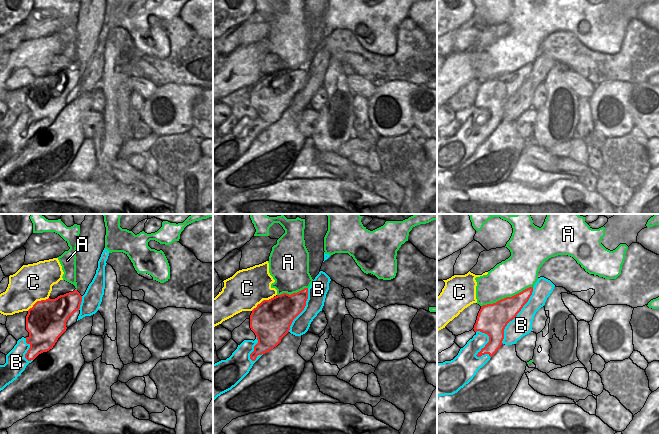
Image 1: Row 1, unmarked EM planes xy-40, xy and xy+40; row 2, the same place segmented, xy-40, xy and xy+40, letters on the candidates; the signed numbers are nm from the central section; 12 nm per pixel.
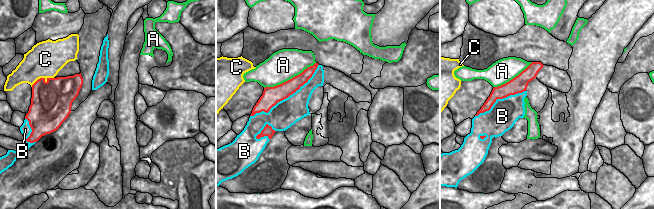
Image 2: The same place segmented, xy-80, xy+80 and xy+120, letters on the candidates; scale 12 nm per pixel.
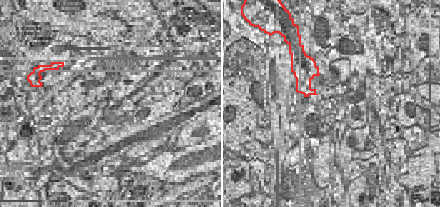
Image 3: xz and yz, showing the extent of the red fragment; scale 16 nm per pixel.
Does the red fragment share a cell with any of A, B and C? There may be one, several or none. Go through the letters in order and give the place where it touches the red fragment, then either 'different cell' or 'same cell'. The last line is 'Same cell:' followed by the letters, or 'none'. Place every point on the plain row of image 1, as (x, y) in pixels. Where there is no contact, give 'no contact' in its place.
A: contact xy+40 (506, 73); different cell
B: contact xy+40 (516, 91); same cell
C: contact xy-40 (37, 77); different cell
Same cell: B

